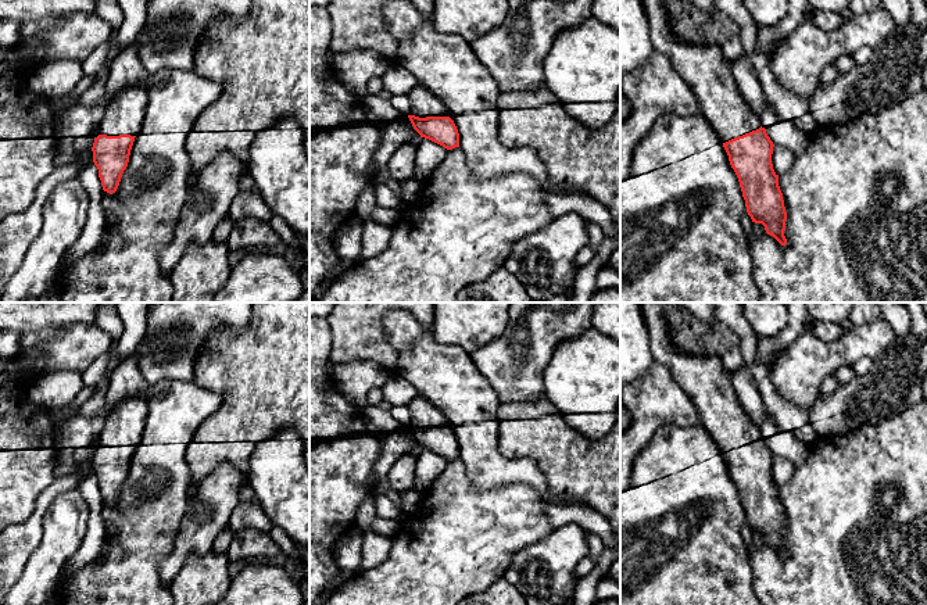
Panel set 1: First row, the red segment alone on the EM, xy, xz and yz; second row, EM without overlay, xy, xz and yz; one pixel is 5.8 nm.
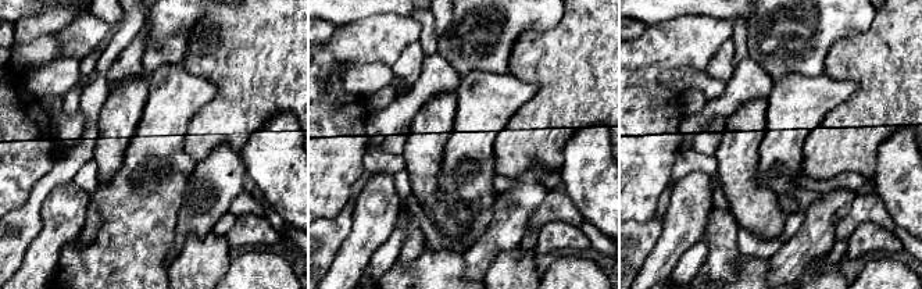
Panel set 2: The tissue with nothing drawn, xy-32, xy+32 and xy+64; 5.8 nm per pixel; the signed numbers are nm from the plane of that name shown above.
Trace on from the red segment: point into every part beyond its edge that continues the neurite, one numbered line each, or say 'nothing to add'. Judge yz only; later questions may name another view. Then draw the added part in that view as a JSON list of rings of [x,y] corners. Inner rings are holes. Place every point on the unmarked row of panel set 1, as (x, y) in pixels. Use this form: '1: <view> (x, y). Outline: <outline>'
1: yz (702, 378). Outline: [[[640,302],[651,339],[654,361],[665,365],[695,402],[701,423],[726,454],[762,437],[742,409],[722,358],[680,352],[670,339],[663,302]]]

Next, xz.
1: xz (423, 412). Outline: [[[416,394],[415,398],[408,404],[408,408],[412,416],[411,426],[419,429],[450,427],[448,419],[444,416],[444,414],[419,394]]]

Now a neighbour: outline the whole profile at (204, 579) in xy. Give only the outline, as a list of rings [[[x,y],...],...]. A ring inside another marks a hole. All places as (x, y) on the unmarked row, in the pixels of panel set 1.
[[[214,549],[187,556],[169,587],[172,605],[218,605],[230,584],[229,563],[226,552]]]

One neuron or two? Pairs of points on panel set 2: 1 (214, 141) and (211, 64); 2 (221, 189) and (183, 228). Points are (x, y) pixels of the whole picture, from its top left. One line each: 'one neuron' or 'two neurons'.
1: one neuron
2: one neuron

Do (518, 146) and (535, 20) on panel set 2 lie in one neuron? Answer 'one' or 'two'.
two

